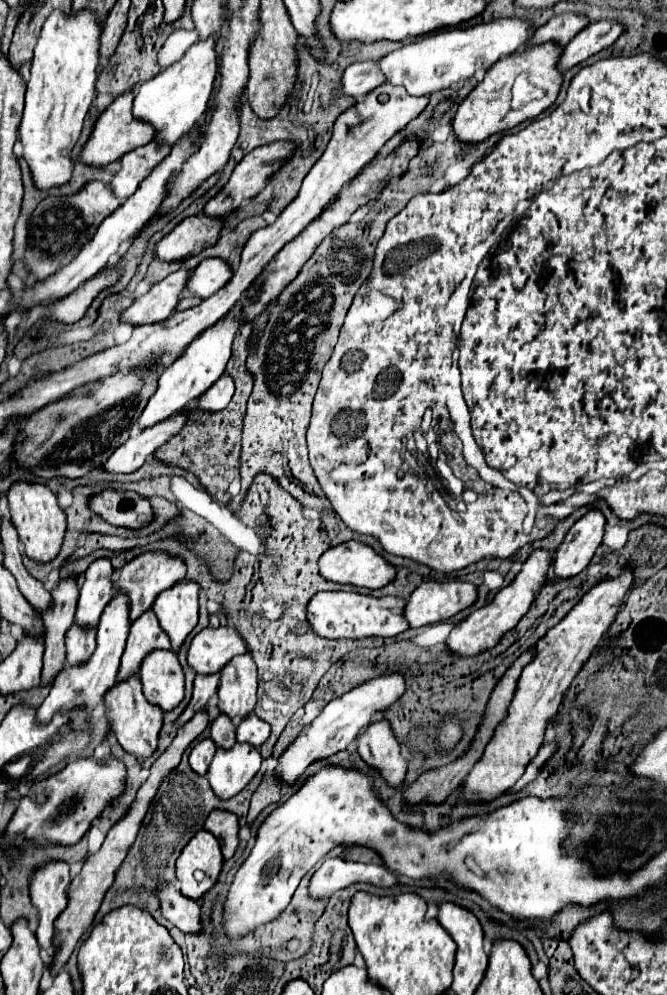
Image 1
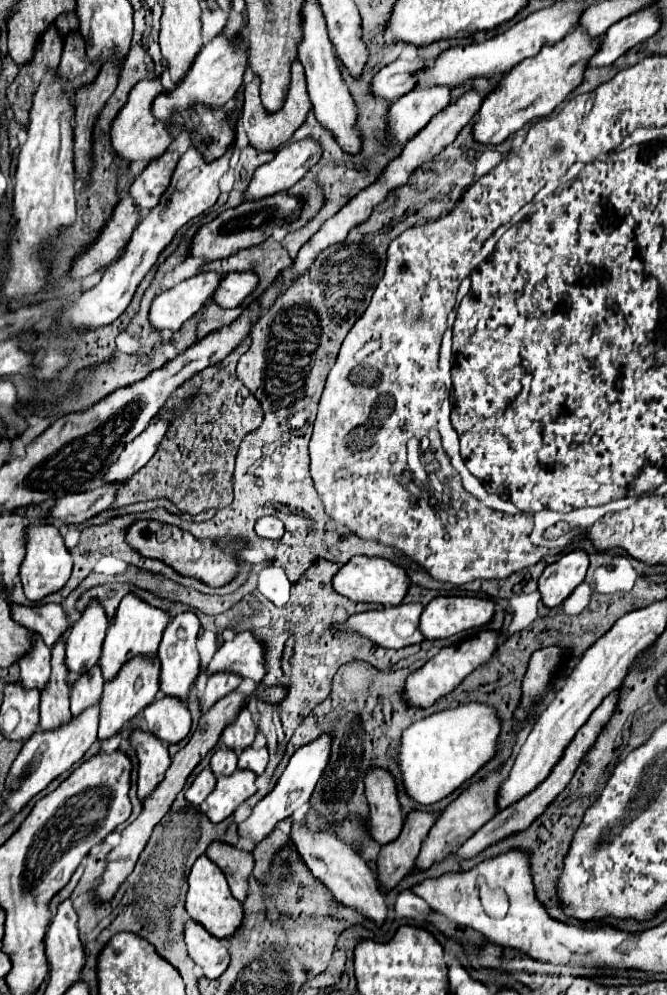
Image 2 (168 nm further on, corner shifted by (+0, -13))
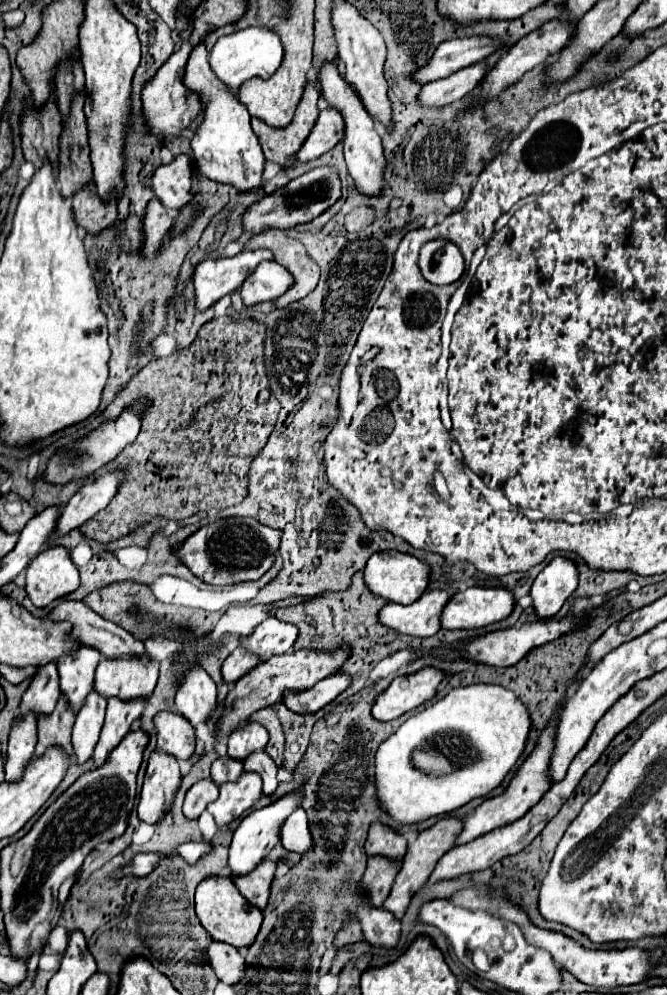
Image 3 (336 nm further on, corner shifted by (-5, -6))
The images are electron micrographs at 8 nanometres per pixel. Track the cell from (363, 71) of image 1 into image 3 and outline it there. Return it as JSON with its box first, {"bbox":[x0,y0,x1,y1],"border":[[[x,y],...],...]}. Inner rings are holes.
{"bbox":[413,36,505,84],"border":[[[487,36],[447,40],[435,50],[435,54],[427,62],[427,66],[423,66],[413,76],[413,80],[421,82],[421,84],[427,84],[435,78],[443,78],[447,74],[453,74],[461,68],[467,68],[471,64],[477,64],[477,62],[485,60],[489,54],[493,54],[501,46],[505,46],[505,44],[497,42],[493,38],[487,38]]]}

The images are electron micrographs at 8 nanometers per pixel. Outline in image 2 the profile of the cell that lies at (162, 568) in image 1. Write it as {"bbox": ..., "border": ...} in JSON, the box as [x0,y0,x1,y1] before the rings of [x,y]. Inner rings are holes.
{"bbox":[100,593,170,679],"border":[[[128,593],[122,601],[120,607],[116,611],[116,615],[110,619],[110,627],[104,639],[104,649],[102,649],[102,657],[100,657],[100,667],[104,673],[104,679],[112,679],[118,669],[132,659],[134,655],[154,655],[158,651],[158,643],[162,639],[162,631],[168,625],[170,615],[166,609],[158,609],[146,601],[142,601],[140,597],[136,597],[134,593]]]}

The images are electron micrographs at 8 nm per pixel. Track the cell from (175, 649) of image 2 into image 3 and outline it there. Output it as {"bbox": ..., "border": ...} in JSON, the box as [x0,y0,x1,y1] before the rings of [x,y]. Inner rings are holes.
{"bbox":[175,666,217,728],"border":[[[203,666],[187,672],[175,696],[175,712],[187,718],[195,728],[199,722],[207,722],[217,710],[217,690],[211,676]]]}

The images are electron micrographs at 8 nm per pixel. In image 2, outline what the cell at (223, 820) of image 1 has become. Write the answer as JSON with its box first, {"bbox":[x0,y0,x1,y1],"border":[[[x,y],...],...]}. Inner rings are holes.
{"bbox":[206,841,254,901],"border":[[[212,841],[206,849],[206,855],[222,869],[222,873],[228,879],[228,887],[232,895],[238,901],[244,901],[246,897],[246,881],[252,873],[254,859],[248,851],[238,849],[236,845],[226,845],[224,841]]]}

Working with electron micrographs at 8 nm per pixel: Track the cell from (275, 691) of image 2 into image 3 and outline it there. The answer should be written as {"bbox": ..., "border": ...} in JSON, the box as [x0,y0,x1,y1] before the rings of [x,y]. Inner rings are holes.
{"bbox":[217,646,351,738],"border":[[[341,646],[335,652],[315,652],[315,650],[291,650],[291,654],[279,654],[275,658],[263,660],[261,664],[257,664],[249,674],[245,674],[241,680],[235,682],[235,686],[229,690],[227,696],[227,704],[225,704],[225,712],[223,718],[217,724],[217,736],[219,738],[227,738],[233,728],[239,722],[247,722],[249,716],[265,706],[273,706],[283,698],[285,690],[305,690],[311,688],[315,682],[339,672],[339,668],[343,666],[343,662],[351,656],[351,648],[349,646]]]}

